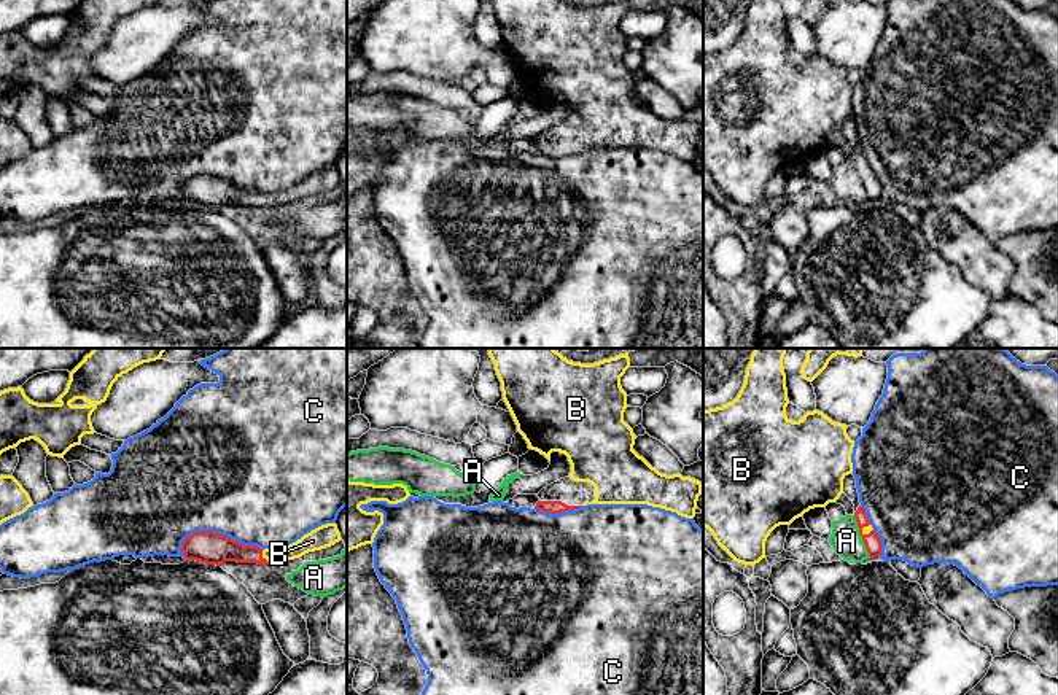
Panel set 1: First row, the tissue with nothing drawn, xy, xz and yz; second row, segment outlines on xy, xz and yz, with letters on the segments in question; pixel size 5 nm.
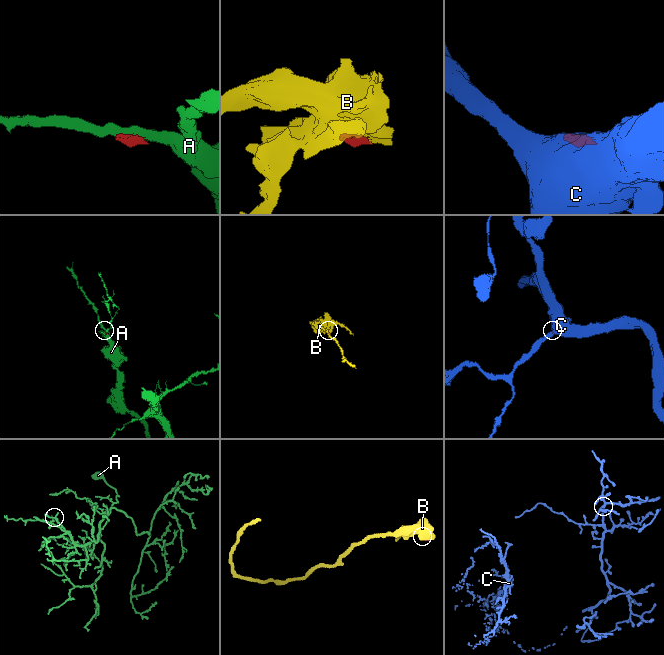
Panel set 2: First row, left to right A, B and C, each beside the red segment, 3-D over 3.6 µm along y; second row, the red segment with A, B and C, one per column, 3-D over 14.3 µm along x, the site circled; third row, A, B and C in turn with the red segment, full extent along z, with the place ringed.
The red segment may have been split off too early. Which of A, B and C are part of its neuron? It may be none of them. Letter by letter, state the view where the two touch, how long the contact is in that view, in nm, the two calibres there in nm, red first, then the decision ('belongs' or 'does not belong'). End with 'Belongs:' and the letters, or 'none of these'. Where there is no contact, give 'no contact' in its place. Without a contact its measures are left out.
A: contact in yz; length 220 nm; calibres 80 and 160 nm; does not belong
B: contact in xy; length 80 nm; calibres 150 and 100 nm; belongs
C: contact in xy; length 420 nm; calibres 170 and 500 nm; does not belong
Belongs: B

